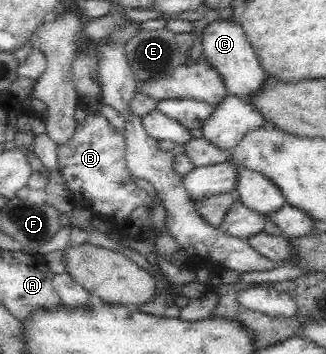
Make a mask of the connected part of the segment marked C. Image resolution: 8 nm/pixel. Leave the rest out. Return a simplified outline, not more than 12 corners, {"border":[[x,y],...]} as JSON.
{"border":[[239,23],[201,31],[203,55],[245,100],[267,73]]}

